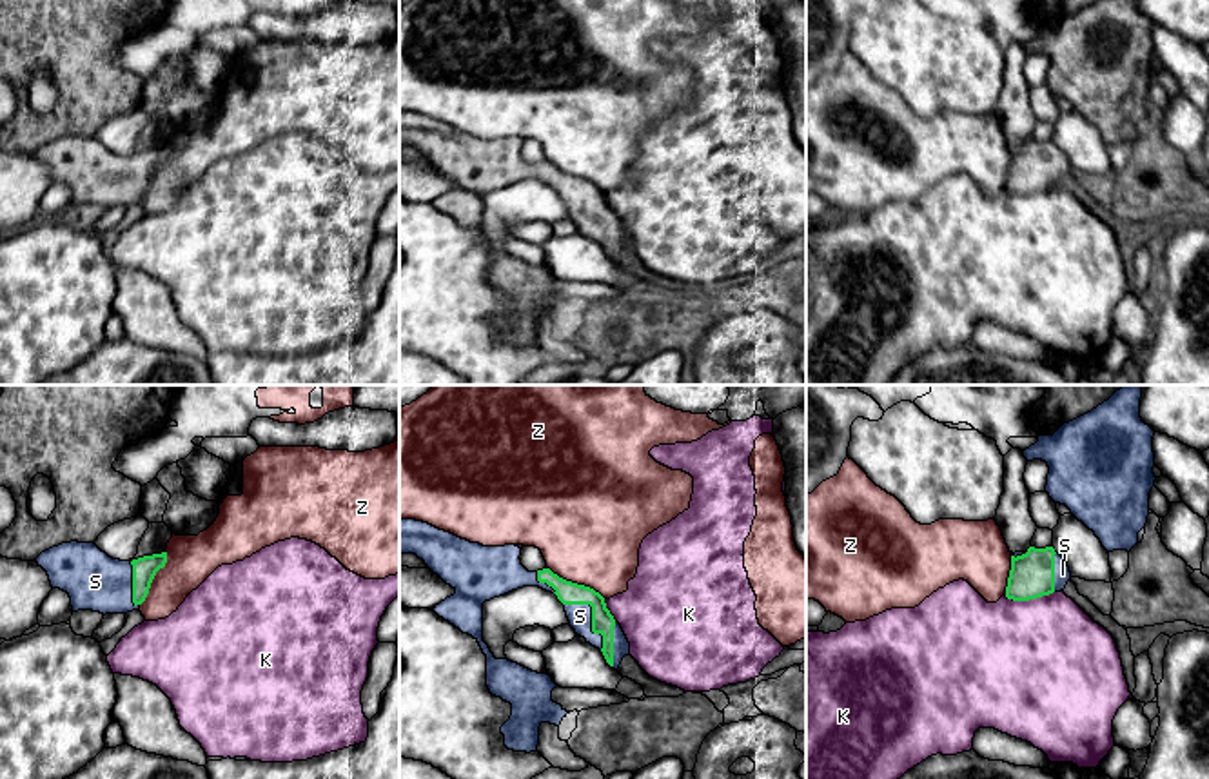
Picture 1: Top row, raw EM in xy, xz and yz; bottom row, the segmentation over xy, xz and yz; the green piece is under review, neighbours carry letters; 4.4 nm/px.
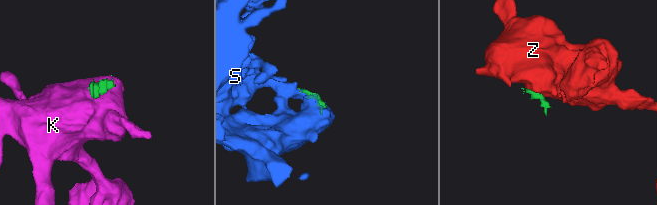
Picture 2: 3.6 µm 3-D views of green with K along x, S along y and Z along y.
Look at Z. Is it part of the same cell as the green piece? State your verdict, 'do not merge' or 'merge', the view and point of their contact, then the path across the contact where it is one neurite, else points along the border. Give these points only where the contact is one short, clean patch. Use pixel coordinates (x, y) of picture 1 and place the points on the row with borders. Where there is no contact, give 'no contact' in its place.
do not merge; meets green in xz at (576, 583); border along xz (547, 567), (567, 580), (592, 587), (605, 598)

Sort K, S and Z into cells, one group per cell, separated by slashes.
K / S / Z

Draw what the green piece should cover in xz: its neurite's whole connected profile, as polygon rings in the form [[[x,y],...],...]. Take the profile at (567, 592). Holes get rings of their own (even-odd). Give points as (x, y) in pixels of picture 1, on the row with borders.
[[[399,519],[399,556],[416,554],[456,590],[434,612],[479,643],[487,656],[490,694],[512,705],[512,715],[501,726],[505,746],[530,754],[537,752],[539,726],[559,726],[570,712],[552,701],[557,685],[548,674],[494,657],[483,641],[483,603],[523,587],[555,594],[575,634],[599,648],[614,670],[630,654],[630,643],[599,592],[566,581],[550,568],[528,572],[521,565],[521,550],[523,545],[483,547],[423,521]]]

